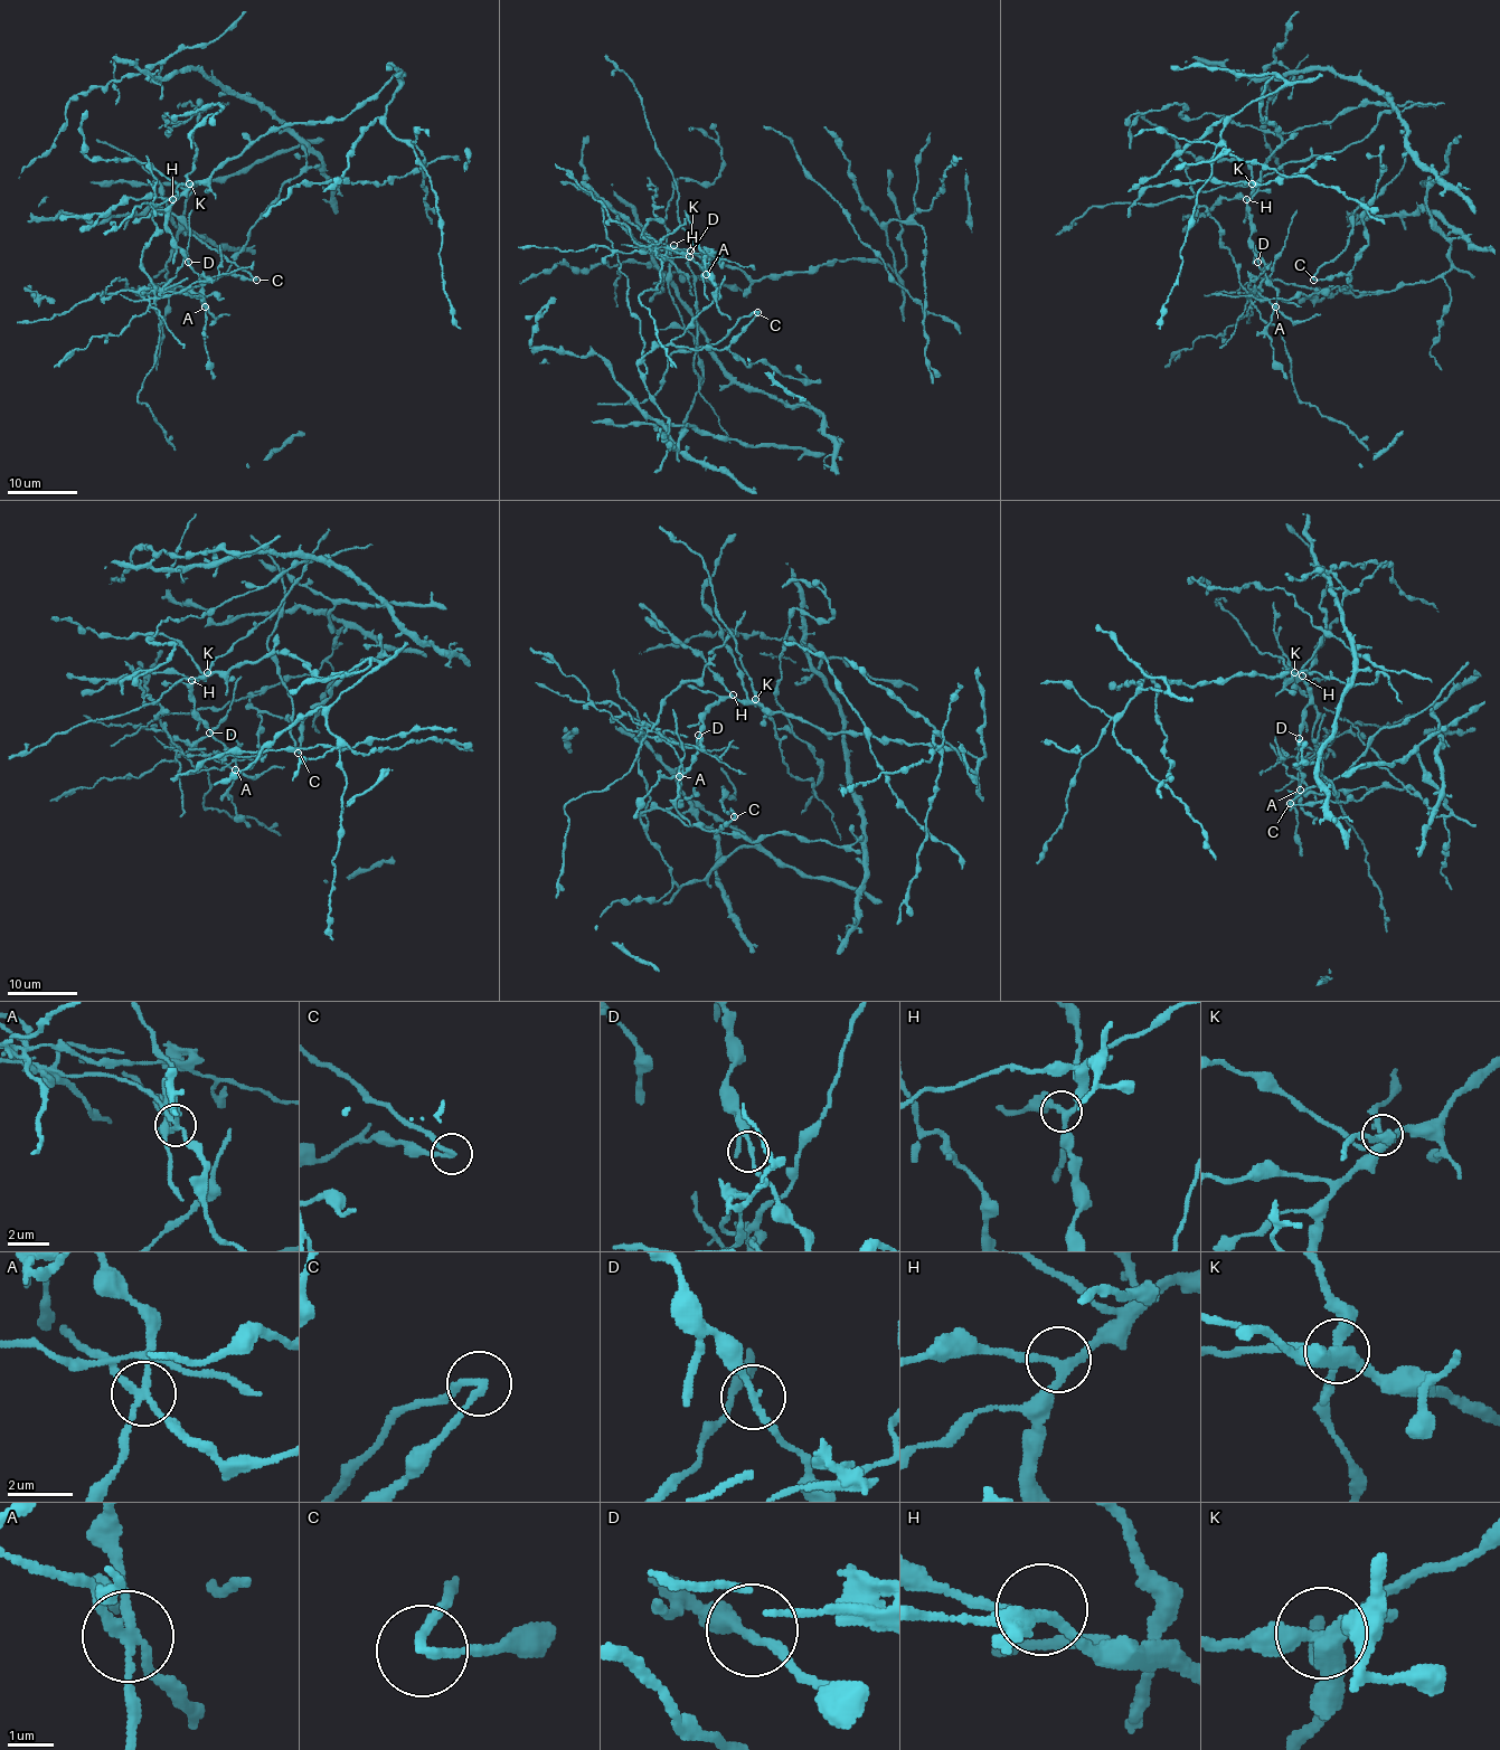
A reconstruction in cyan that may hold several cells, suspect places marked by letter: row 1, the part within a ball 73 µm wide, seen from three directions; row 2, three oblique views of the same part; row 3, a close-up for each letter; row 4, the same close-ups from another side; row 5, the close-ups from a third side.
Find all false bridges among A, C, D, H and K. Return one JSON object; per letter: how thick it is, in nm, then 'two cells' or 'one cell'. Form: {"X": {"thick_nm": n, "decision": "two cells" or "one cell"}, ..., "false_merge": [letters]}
{"A": {"thick_nm": 220, "decision": "two cells"}, "C": {"thick_nm": 200, "decision": "two cells"}, "D": {"thick_nm": 180, "decision": "one cell"}, "H": {"thick_nm": 220, "decision": "one cell"}, "K": {"thick_nm": 400, "decision": "two cells"}, "false_merge": ["A", "C", "K"]}

